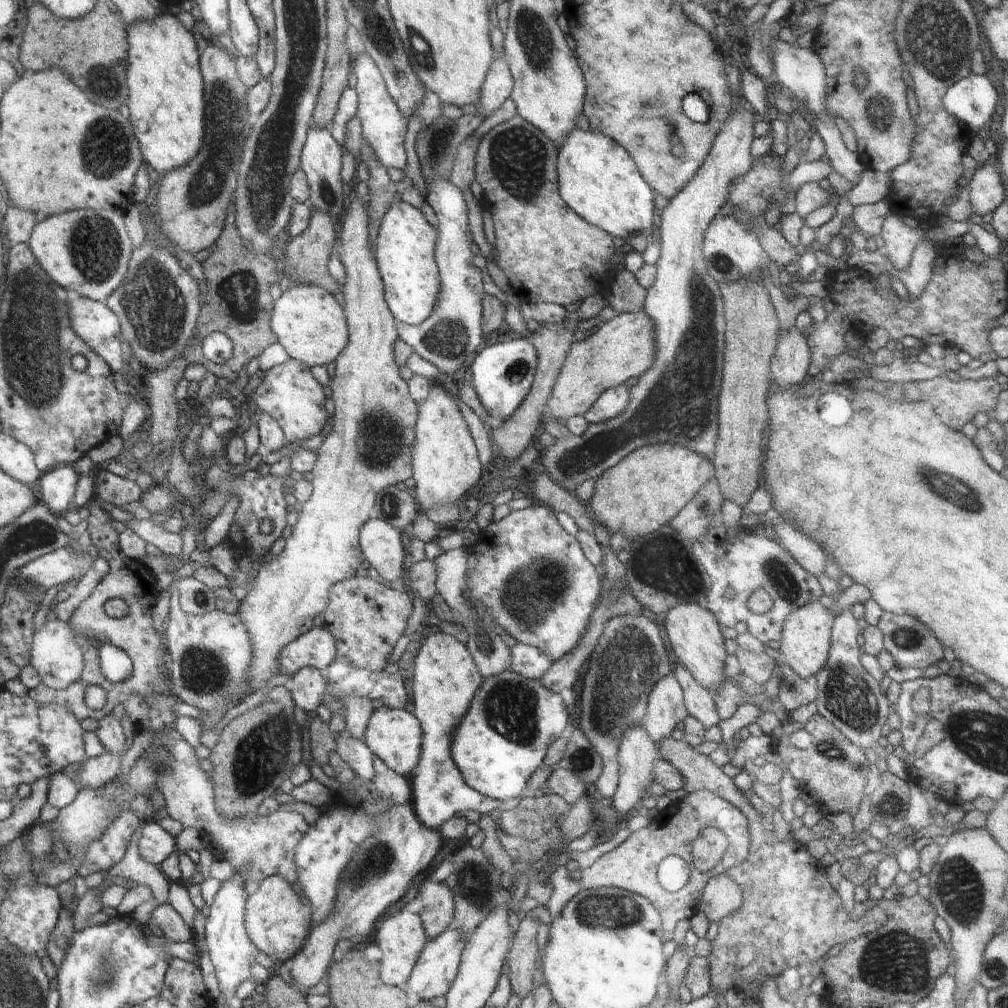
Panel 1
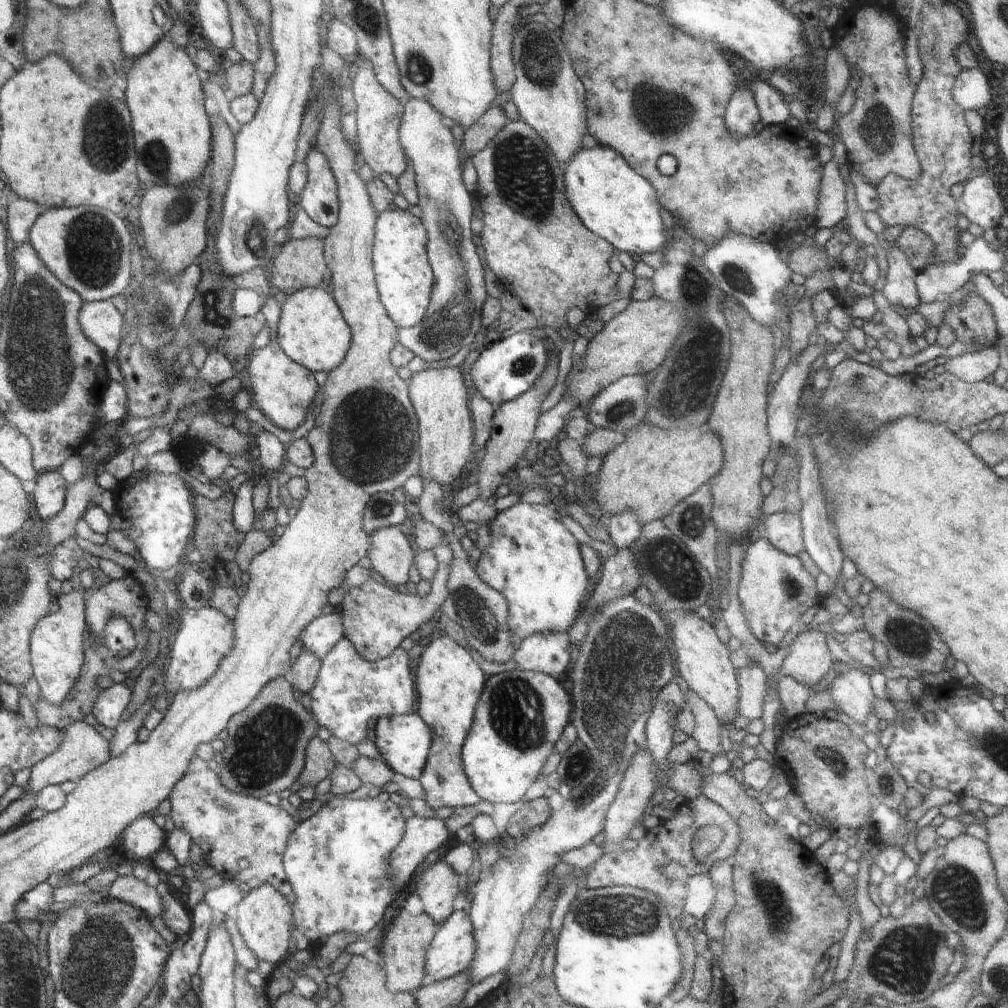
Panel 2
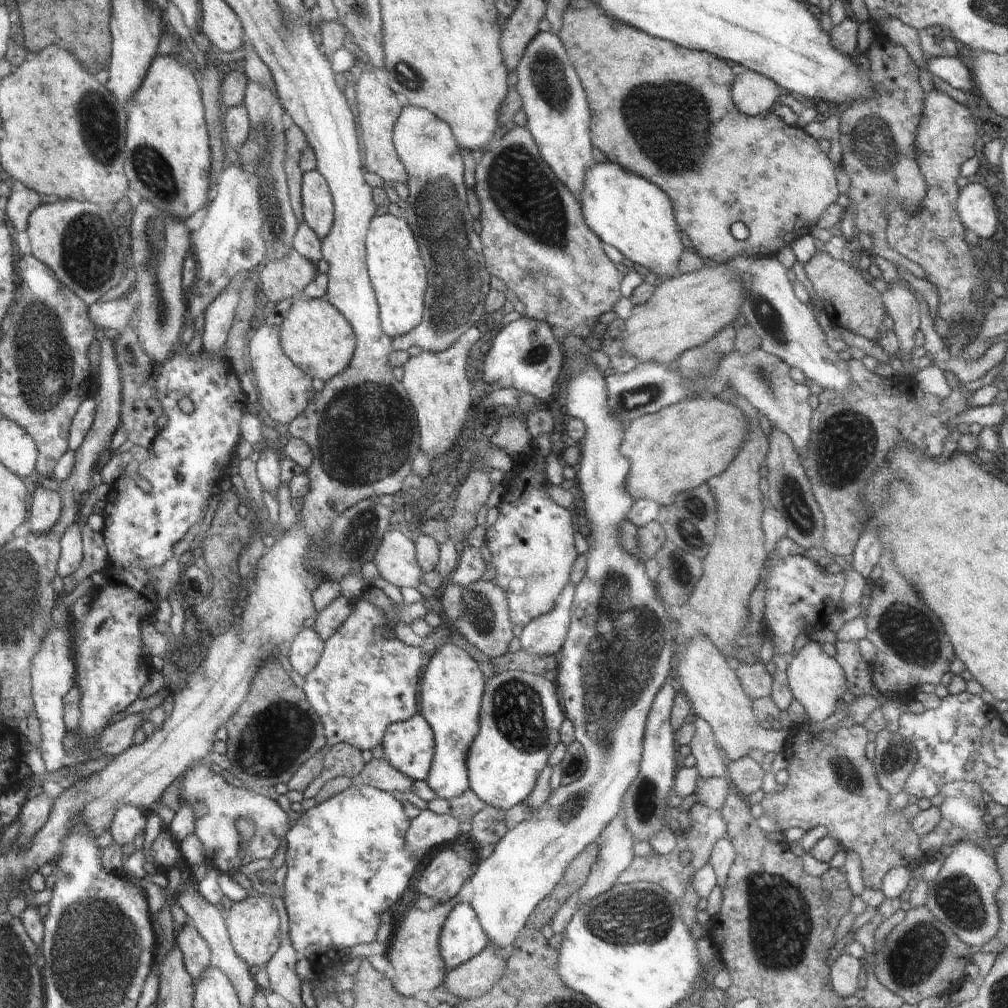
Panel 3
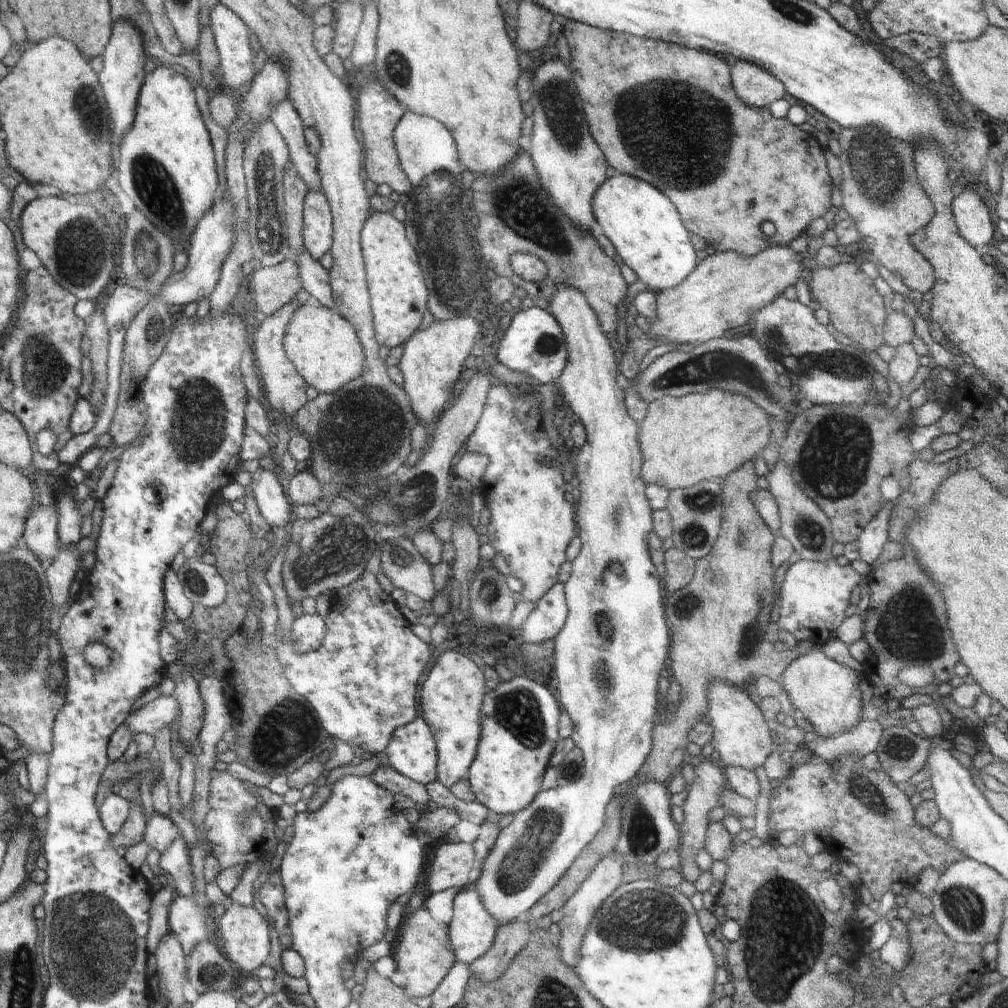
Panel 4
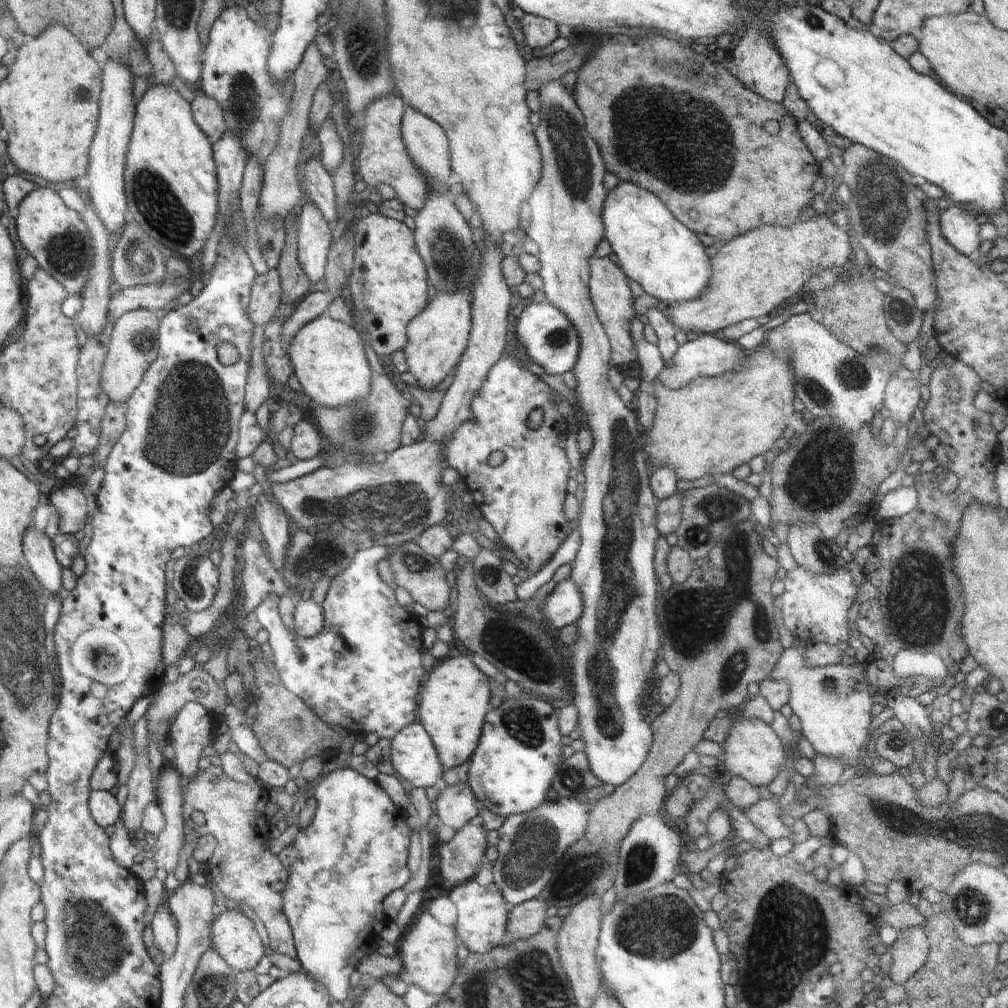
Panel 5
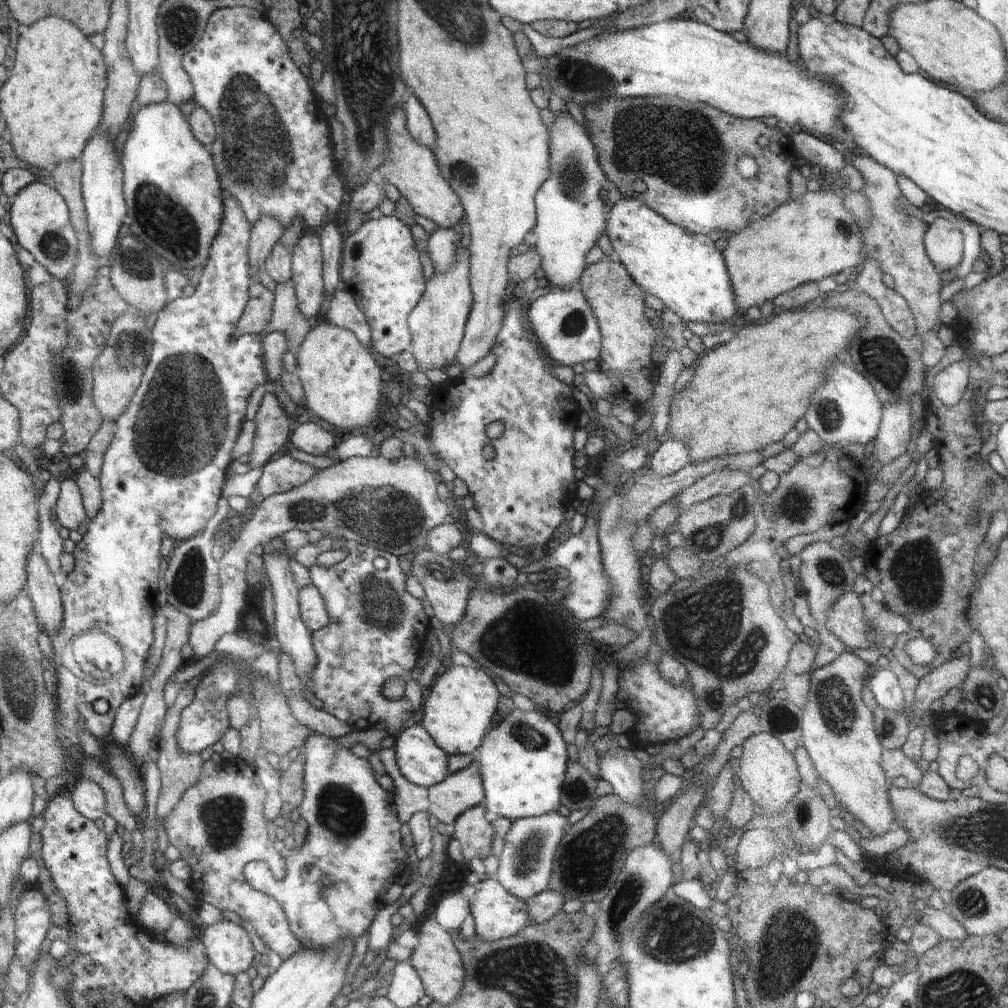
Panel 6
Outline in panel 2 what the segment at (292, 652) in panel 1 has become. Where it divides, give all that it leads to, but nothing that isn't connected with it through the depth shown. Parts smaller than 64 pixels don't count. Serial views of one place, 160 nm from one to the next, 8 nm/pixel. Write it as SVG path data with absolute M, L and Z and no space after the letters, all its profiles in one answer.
M339 608L335 612L322 614L301 636L303 650L316 654L320 659L324 658L345 637L345 628Z

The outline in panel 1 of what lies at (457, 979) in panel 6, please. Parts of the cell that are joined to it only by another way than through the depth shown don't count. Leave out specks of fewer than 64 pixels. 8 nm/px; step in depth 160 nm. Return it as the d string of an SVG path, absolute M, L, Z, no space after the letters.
M403 909L402 912L398 912L390 918L384 918L384 922L380 924L378 934L374 938L384 954L382 956L382 982L392 984L392 986L400 986L410 978L410 972L412 972L420 952L423 952L422 948L426 942L425 924L420 918L419 914L412 914L412 912Z

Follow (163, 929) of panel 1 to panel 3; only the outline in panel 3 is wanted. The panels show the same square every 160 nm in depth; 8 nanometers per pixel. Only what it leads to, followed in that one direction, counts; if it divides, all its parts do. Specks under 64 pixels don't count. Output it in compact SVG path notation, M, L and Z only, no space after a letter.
M189 923L178 929L176 933L176 945L182 952L185 970L189 972L193 978L202 978L202 974L206 974L206 970L210 970L213 961L213 950L206 943L196 927L192 927Z

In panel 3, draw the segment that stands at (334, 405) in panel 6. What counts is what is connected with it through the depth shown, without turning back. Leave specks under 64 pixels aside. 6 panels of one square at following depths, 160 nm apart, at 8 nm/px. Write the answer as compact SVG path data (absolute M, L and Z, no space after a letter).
M299 298L294 301L279 333L286 357L310 378L324 382L348 368L356 348L356 336L344 315L326 298Z

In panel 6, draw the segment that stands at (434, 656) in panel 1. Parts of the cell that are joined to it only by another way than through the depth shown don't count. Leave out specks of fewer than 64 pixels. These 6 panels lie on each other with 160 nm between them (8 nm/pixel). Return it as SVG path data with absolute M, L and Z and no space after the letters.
M450 665L425 693L418 722L434 734L434 742L438 742L446 754L478 756L486 732L494 727L498 706L502 706L502 690L498 690L498 682L494 682L490 674L470 666Z

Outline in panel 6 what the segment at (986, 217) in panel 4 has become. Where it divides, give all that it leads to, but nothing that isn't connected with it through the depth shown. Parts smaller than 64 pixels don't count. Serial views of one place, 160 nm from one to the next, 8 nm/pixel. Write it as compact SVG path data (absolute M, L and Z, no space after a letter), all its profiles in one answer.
M936 217L928 224L924 246L929 259L941 273L961 264L962 233L945 217Z

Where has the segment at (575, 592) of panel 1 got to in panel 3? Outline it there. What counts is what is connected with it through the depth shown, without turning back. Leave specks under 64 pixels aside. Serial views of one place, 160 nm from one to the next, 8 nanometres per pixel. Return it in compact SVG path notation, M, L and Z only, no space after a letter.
M532 445L528 452L522 453L513 460L513 479L506 491L500 491L501 502L498 508L498 518L492 526L486 526L488 550L492 554L492 562L496 568L494 582L504 590L510 621L515 626L528 626L534 618L548 614L554 609L554 602L562 593L562 588L570 582L570 572L574 560L578 556L574 548L574 528L572 516L566 508L558 506L546 492L549 481L544 474L544 460Z

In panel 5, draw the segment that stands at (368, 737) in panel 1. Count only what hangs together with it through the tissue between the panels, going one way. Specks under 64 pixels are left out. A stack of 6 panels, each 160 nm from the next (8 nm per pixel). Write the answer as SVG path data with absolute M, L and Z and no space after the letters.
M420 721L406 725L391 739L391 761L396 775L411 788L427 789L442 776L436 747Z

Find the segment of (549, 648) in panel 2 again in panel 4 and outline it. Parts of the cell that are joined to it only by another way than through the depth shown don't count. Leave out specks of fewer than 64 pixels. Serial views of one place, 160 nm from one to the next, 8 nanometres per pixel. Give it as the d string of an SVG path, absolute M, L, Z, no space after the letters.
M558 582L536 603L518 629L522 642L540 644L556 637L568 620L568 596L565 586Z

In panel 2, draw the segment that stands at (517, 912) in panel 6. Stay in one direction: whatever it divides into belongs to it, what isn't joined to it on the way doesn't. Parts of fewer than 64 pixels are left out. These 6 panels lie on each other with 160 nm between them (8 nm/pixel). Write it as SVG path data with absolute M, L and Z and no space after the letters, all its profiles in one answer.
M456 911L450 914L446 921L438 925L437 936L433 939L434 946L430 946L430 966L426 966L426 984L438 982L442 978L452 978L469 969L476 954L477 940L469 914L465 911Z

